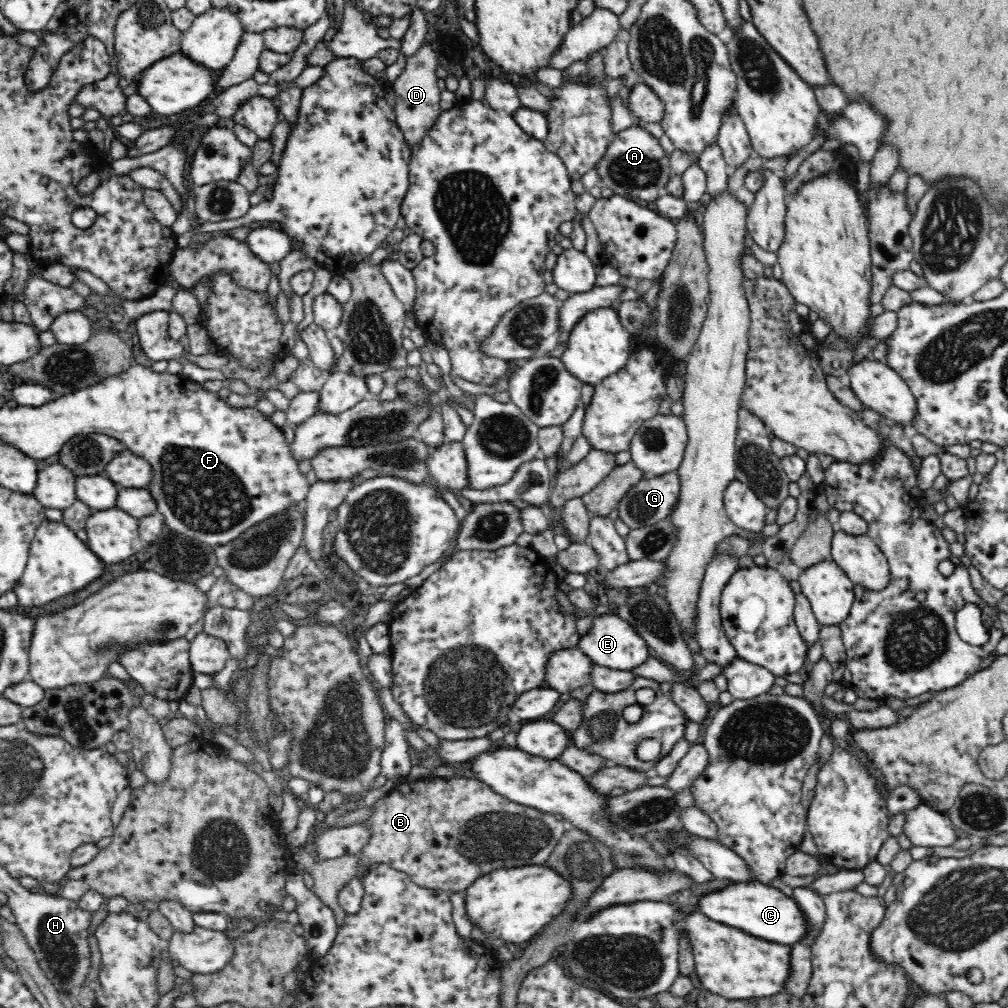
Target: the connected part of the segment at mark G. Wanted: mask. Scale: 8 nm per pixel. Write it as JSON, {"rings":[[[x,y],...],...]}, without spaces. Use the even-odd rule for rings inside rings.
{"rings":[[[676,470],[640,480],[616,508],[620,520],[636,530],[670,517],[679,500],[680,475]]]}

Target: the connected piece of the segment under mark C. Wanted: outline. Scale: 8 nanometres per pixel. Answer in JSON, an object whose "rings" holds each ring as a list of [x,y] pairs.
{"rings":[[[758,880],[748,884],[730,883],[730,888],[706,896],[702,900],[702,912],[716,922],[742,928],[748,934],[773,943],[793,945],[811,936],[808,917],[798,902],[772,884],[765,885]]]}

